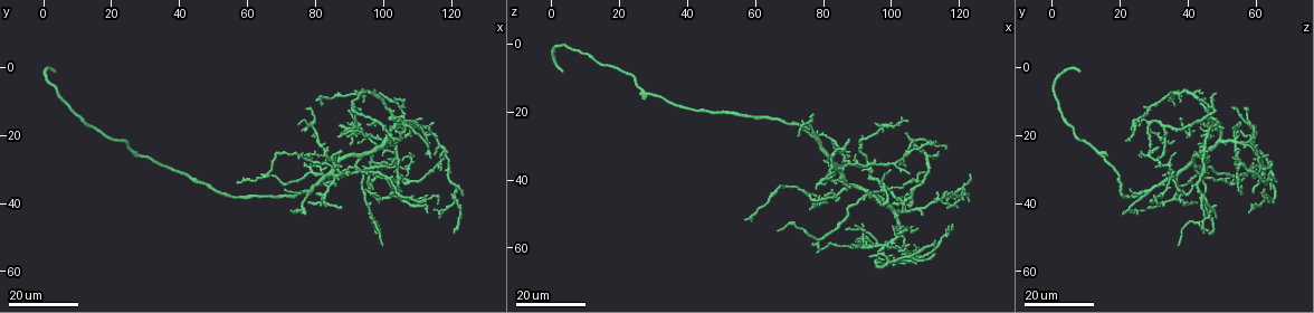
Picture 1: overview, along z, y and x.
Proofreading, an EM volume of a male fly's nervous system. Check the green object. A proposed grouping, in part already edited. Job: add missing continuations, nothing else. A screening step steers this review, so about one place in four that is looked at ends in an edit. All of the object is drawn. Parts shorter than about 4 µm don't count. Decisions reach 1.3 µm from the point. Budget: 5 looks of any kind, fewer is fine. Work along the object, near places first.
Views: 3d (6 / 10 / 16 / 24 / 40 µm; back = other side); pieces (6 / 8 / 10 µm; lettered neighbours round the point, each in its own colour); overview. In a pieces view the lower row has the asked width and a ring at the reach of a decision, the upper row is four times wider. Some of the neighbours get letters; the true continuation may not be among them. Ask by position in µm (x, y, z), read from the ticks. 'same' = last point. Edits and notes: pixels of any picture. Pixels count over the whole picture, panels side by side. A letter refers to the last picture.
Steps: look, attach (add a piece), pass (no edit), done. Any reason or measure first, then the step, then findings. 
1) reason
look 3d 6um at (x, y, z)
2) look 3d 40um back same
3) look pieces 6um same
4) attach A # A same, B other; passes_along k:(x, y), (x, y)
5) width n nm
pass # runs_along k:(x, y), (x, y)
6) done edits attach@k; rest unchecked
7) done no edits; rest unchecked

tapers out
look 3d 16um at (104.5, 16.0, 27.0)

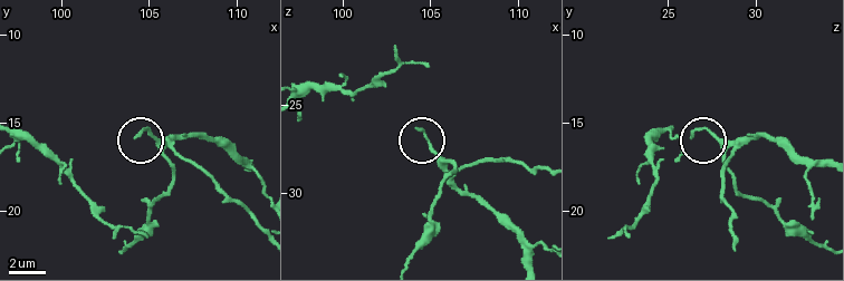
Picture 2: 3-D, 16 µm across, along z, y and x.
look pieces 8um at (104.4, 15.8, 26.3)

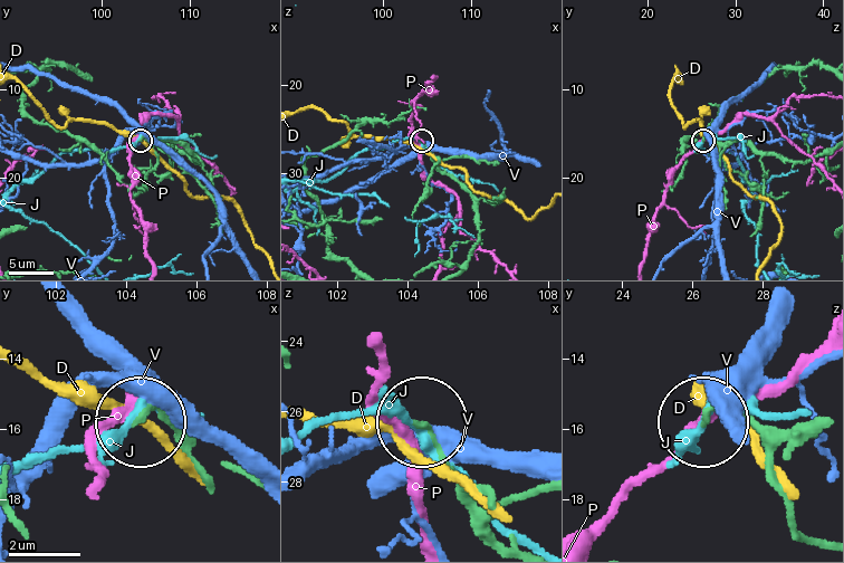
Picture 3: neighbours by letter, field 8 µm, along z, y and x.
pass # D other, J other, P other, V other; runs_along 3:(179, 149), (197, 160), (179, 143), (142, 139); no lettered piece goes on from it

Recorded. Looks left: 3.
free end
look 3d 24um at (3.5, 1.0, 7.5)

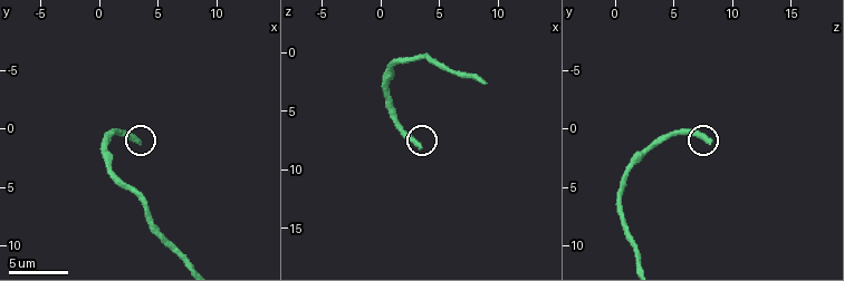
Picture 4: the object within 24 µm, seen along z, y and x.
see the neighbours
look pieces 8um at (3.2, 1.2, 8.0)

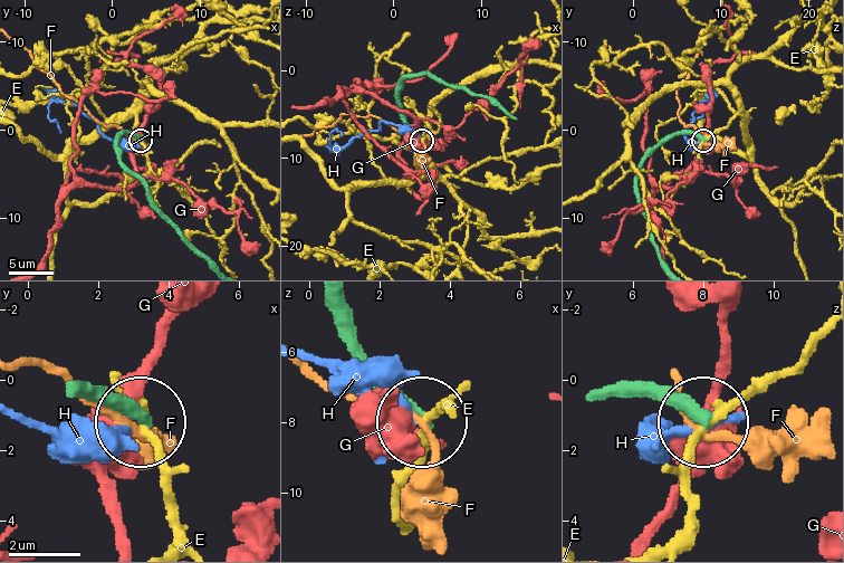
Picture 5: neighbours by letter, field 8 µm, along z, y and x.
pass # E other, F other, G other, H other; runs_along 5:(181, 231), (122, 160), (118, 139), (132, 133), (141, 139); none of them fits

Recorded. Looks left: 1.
done no edits; rest unchecked

